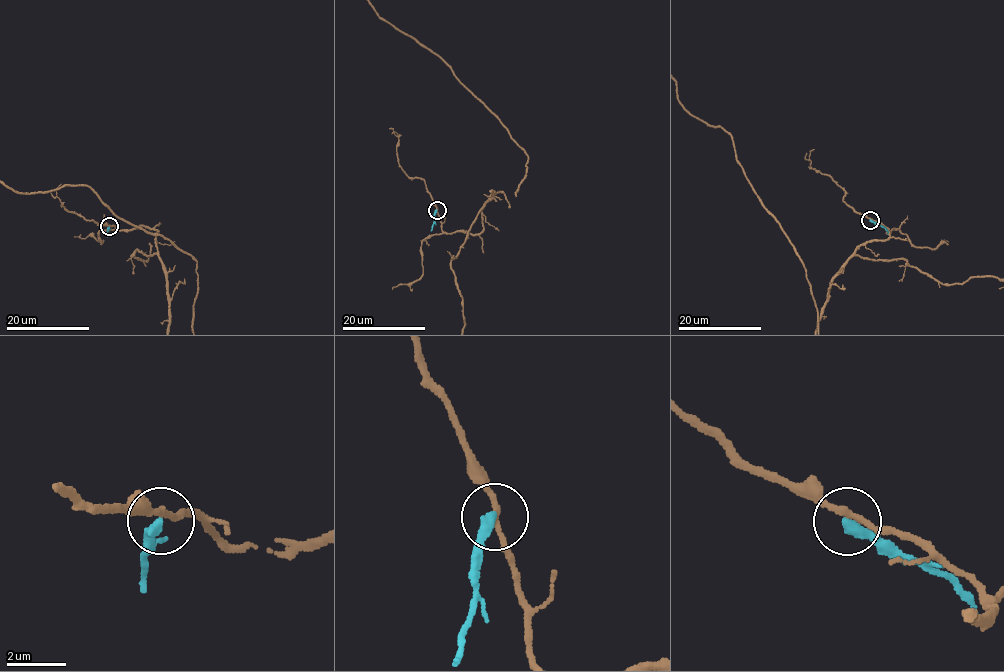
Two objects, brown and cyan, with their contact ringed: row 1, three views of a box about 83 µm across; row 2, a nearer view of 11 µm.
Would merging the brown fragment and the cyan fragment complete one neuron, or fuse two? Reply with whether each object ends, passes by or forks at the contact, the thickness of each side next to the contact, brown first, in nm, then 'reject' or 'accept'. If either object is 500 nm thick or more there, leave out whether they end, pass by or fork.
brown passes by; cyan ends; calibres 190 and 360 nm; reject

